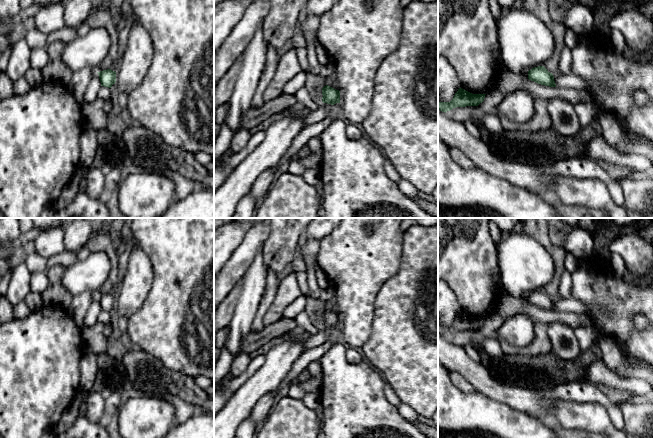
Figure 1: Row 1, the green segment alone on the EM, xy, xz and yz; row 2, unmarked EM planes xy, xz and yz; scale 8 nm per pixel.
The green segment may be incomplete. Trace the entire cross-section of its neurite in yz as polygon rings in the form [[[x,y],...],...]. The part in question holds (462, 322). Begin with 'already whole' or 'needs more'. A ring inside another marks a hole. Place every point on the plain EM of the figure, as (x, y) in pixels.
already whole | [[[459,312],[450,326],[438,326],[438,333],[447,336],[456,331],[478,330],[484,325],[486,318],[472,318]]]

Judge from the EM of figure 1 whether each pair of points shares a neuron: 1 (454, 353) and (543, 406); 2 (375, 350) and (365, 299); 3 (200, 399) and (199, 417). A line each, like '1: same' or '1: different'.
1: same
2: different
3: different

